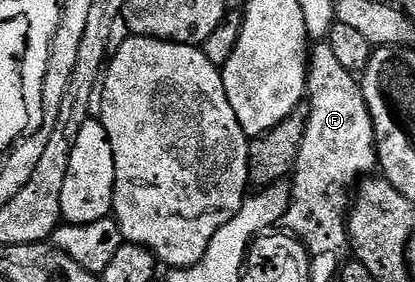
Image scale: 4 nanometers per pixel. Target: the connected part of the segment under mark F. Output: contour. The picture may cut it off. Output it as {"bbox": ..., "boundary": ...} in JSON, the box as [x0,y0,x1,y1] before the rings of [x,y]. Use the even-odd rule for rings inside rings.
{"bbox":[285,41,379,256],"boundary":[[[326,41],[316,42],[309,51],[305,106],[305,141],[301,141],[301,153],[297,153],[295,170],[289,179],[291,204],[285,227],[301,240],[312,256],[335,255],[338,251],[346,252],[349,247],[353,188],[378,168],[379,154],[360,80],[337,62]]]}

